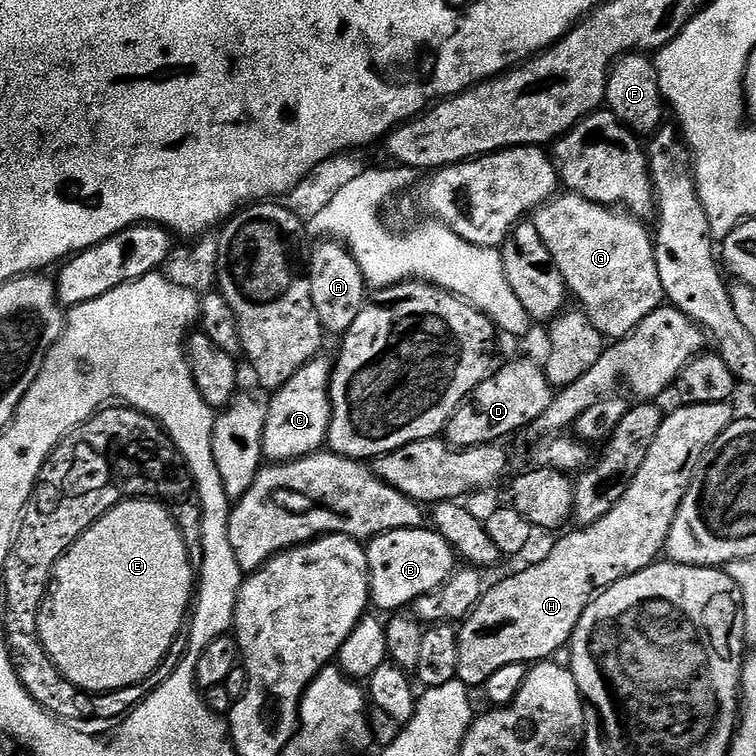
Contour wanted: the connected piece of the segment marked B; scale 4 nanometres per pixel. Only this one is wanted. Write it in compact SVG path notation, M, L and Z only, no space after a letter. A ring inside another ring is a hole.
M428 526L403 528L373 536L367 541L366 551L370 604L373 609L381 608L387 614L399 613L412 605L419 596L442 587L458 564L458 557L446 538Z

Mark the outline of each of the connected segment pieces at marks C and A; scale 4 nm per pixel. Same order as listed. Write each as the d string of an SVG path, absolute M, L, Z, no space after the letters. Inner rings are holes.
M319 354L313 357L281 388L271 393L272 401L267 401L262 430L265 461L286 464L290 460L300 460L304 456L315 456L325 447L332 417L328 387L332 381L333 366L333 361L329 357L327 360L325 356Z
M320 242L306 260L306 275L310 282L310 302L314 302L314 314L318 314L318 322L325 333L343 337L344 333L354 326L354 318L358 318L358 310L362 310L366 299L366 285L359 262L350 254L350 250L339 242Z

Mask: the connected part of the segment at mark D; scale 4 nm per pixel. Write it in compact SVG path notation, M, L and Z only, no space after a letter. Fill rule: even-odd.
M512 360L498 368L472 391L463 404L459 404L449 418L442 436L452 447L477 448L503 441L503 436L512 436L527 424L528 427L533 425L550 406L554 389L537 361L535 364L532 360Z

